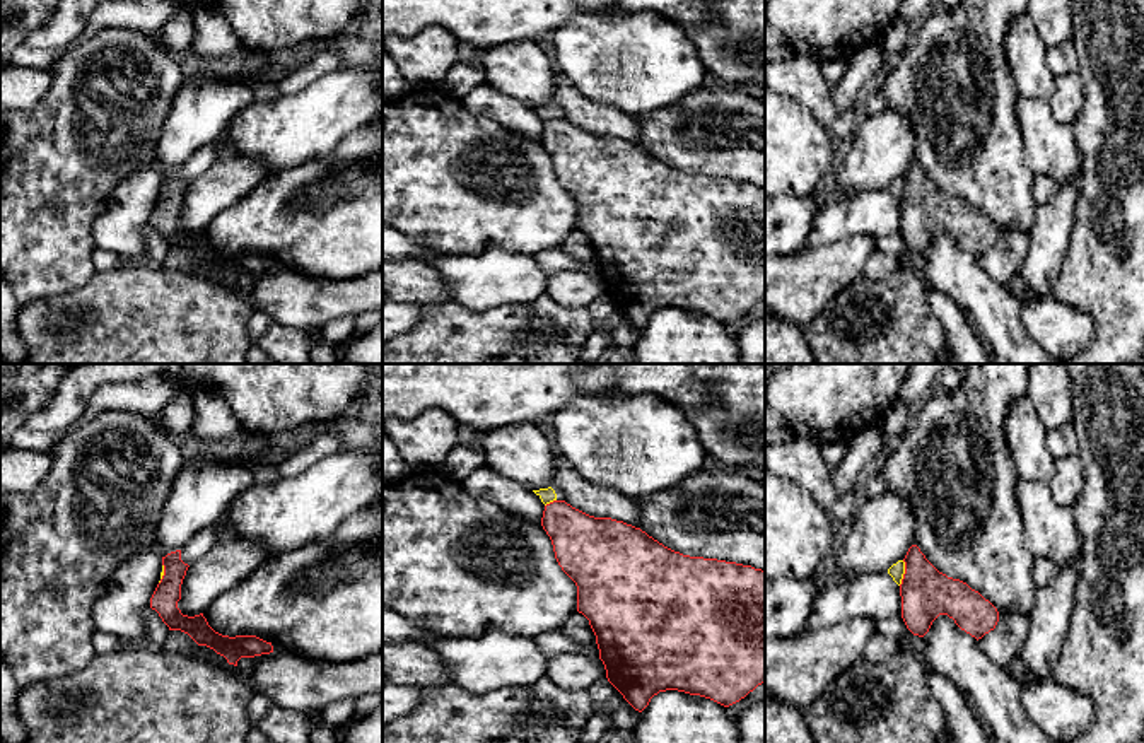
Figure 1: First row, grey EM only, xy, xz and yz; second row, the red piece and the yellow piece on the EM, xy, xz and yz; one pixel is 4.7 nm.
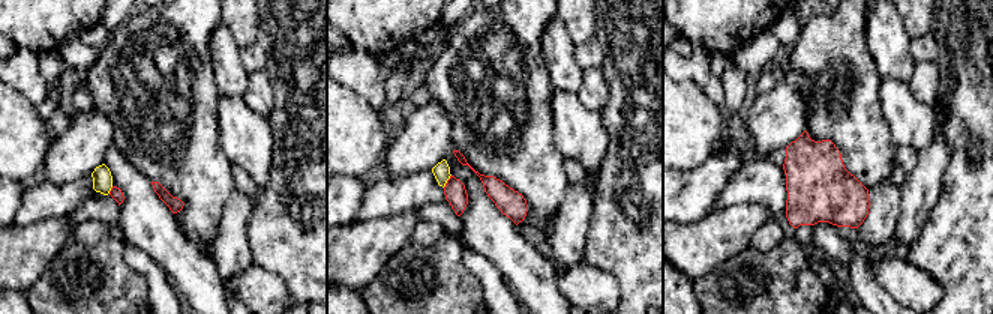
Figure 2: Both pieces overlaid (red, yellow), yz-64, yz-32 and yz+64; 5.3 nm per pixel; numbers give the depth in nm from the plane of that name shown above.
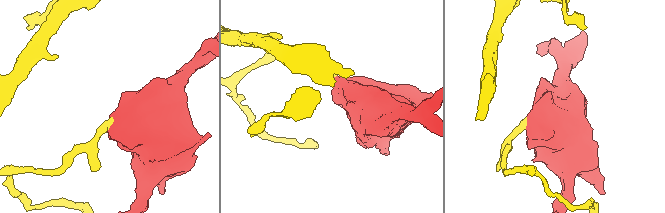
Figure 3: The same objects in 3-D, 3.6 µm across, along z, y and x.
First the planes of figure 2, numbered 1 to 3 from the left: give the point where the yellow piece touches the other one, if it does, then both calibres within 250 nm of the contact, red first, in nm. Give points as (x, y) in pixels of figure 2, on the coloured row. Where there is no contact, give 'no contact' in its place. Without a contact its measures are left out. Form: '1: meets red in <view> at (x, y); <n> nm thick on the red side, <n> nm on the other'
1: meets red in yz-64 at (111, 190); 70 nm thick on the red side, 110 nm on the other
2: meets red in yz-32 at (447, 181); 120 nm thick on the red side, 90 nm on the other
3: no contact

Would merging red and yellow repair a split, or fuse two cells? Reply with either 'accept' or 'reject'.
reject

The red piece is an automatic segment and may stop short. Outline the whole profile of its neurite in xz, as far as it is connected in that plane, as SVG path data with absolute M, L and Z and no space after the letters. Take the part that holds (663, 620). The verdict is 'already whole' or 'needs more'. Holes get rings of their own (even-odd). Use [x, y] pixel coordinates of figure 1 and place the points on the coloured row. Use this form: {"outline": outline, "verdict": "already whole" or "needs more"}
{"outline": "M553 500L545 506L541 526L552 540L558 565L577 586L577 611L589 620L596 635L599 659L604 664L608 682L635 711L642 712L654 695L666 690L700 695L729 707L765 682L765 572L762 569L717 559L683 555L664 547L640 528L611 518L589 516L565 500Z", "verdict": "already whole"}

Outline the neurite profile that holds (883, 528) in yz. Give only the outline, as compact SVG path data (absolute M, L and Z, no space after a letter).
M893 490L857 506L854 528L837 555L842 582L871 572L886 572L903 560L913 540L910 506Z

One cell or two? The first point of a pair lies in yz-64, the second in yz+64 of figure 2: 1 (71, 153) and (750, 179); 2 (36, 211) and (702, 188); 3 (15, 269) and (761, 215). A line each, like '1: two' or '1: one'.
1: two
2: two
3: one

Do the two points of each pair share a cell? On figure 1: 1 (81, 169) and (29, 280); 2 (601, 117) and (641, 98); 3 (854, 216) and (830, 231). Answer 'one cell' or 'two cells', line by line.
1: one cell
2: two cells
3: one cell

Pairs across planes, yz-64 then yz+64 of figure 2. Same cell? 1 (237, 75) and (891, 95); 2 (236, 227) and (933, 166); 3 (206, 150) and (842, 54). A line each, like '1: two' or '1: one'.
1: two
2: one
3: one

